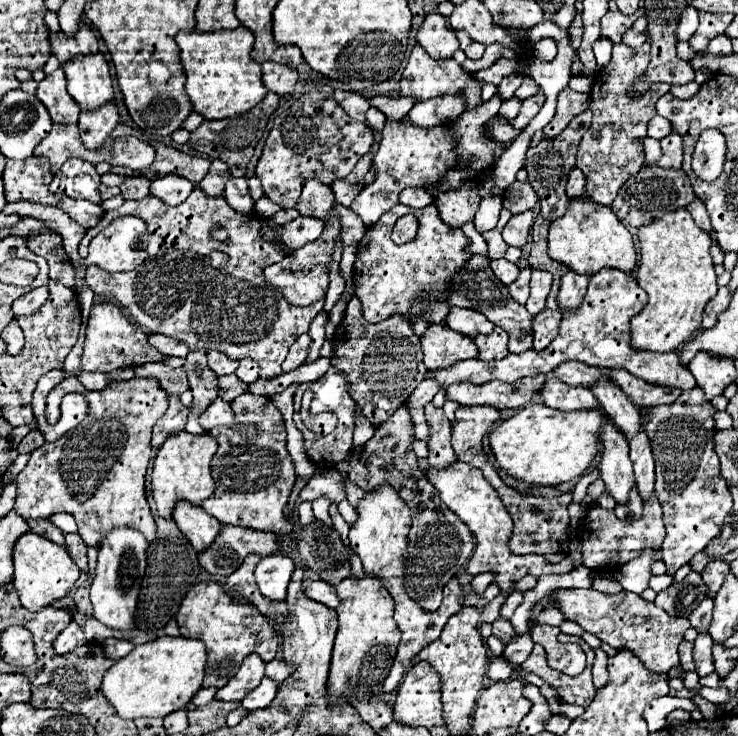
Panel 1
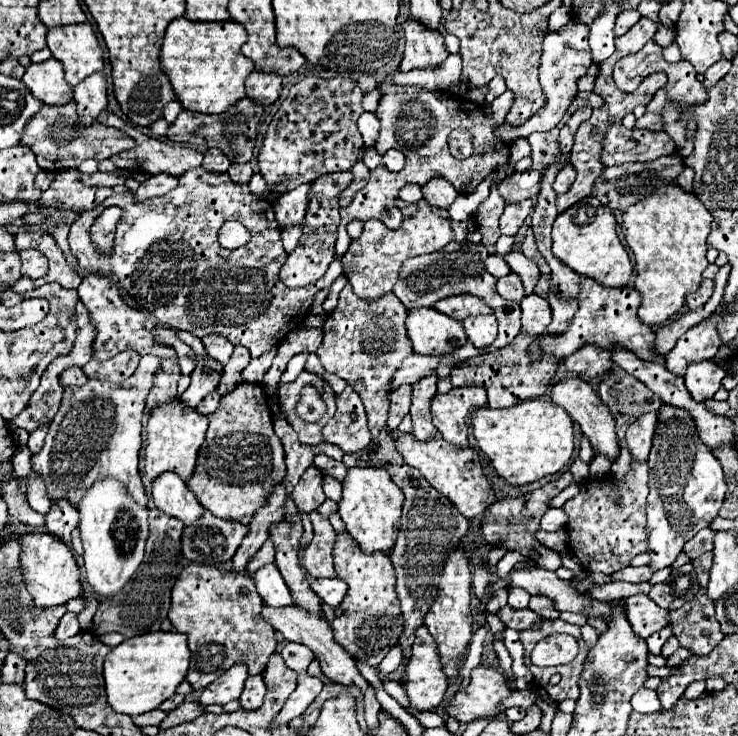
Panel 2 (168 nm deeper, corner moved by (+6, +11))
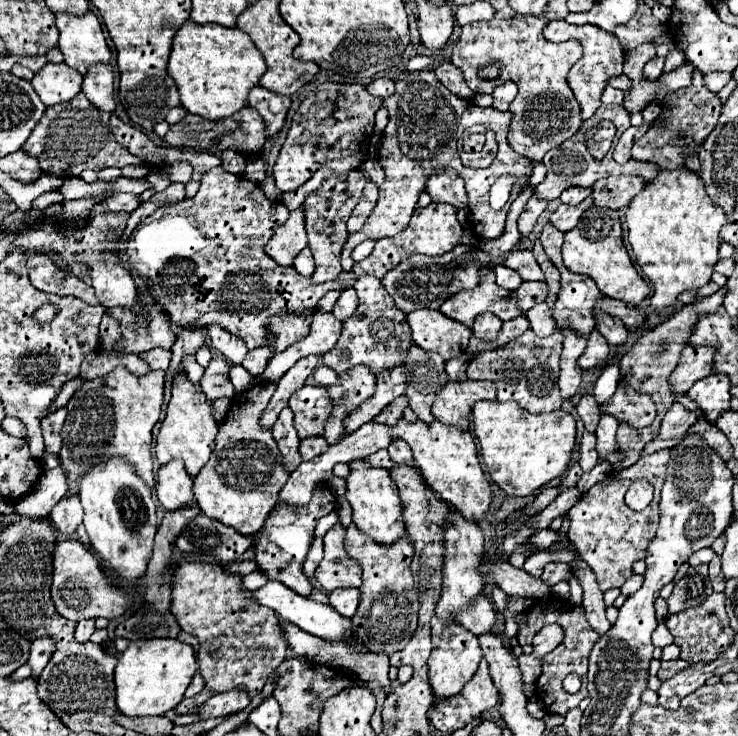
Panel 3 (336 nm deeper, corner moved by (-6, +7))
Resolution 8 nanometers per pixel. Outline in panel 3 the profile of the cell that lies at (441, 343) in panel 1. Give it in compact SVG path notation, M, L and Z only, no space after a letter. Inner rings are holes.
M432 309L410 311L406 315L406 321L408 321L410 329L412 329L412 341L416 345L420 345L428 353L438 353L444 361L448 361L448 359L458 357L460 353L464 353L466 347L468 347L468 339L472 335L472 331L468 327L464 327L462 323L452 321L450 317L444 317L440 311L432 311Z

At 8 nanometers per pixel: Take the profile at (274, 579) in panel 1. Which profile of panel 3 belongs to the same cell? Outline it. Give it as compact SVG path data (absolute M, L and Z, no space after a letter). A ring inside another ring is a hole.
M268 581L264 587L260 587L258 591L252 593L252 599L260 605L266 605L270 609L274 609L284 621L298 625L302 631L312 633L314 637L320 637L324 641L348 641L348 637L354 637L354 629L352 629L352 621L348 617L340 617L340 613L336 613L330 605L324 603L316 603L308 597L302 597L298 593L294 593L292 589L288 589L286 585L278 583L278 581Z

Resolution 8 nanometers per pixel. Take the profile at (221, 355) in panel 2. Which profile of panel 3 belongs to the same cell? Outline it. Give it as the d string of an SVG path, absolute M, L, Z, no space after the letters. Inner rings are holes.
M208 325L208 335L212 341L212 347L218 349L230 363L242 363L242 359L248 353L248 347L244 341L226 329L220 329L220 325Z

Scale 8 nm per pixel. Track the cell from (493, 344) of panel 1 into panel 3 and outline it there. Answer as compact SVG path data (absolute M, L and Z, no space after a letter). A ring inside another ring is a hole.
M482 313L474 319L474 329L472 333L480 339L488 339L488 341L494 341L500 333L500 327L502 327L502 321L494 315L494 313Z

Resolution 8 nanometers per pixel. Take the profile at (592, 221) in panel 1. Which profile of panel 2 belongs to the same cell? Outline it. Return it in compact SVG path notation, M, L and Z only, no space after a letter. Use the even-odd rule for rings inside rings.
M586 197L556 217L552 229L552 253L576 273L592 277L606 287L628 285L632 275L632 261L618 237L616 217L612 209L600 205L594 197Z

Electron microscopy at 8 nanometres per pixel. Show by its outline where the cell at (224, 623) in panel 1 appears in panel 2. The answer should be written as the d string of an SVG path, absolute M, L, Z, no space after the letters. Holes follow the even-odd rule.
M196 563L182 569L172 589L172 607L170 607L168 619L172 621L176 631L188 635L188 647L190 647L192 659L190 659L186 681L194 689L208 687L214 679L218 679L226 669L230 669L238 661L248 665L250 675L262 673L266 669L268 657L276 651L276 639L274 639L272 625L260 617L260 607L262 607L262 597L256 593L256 587L250 575L226 573L212 565L196 565Z

